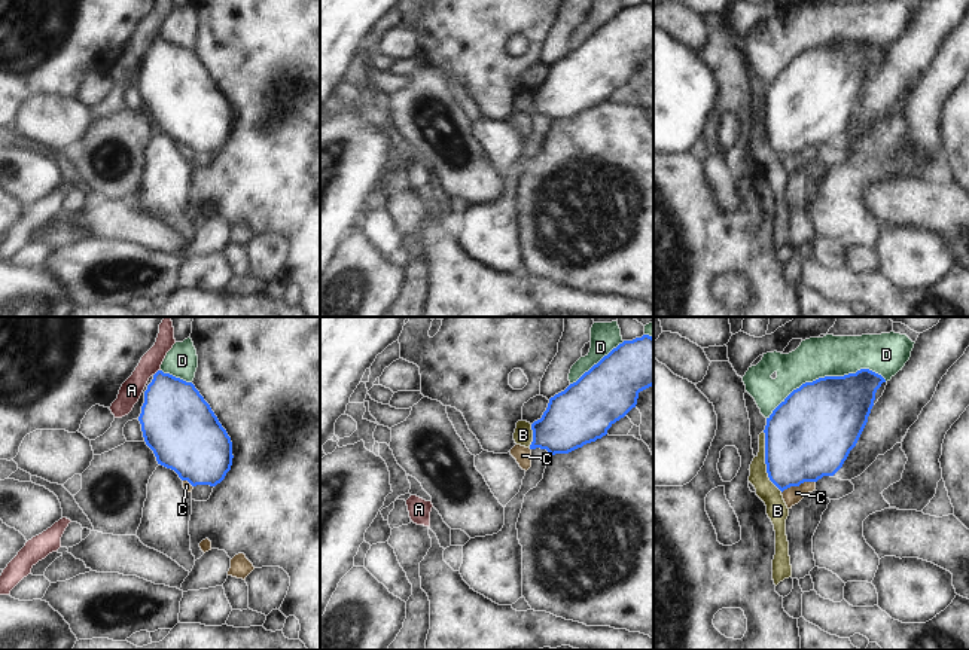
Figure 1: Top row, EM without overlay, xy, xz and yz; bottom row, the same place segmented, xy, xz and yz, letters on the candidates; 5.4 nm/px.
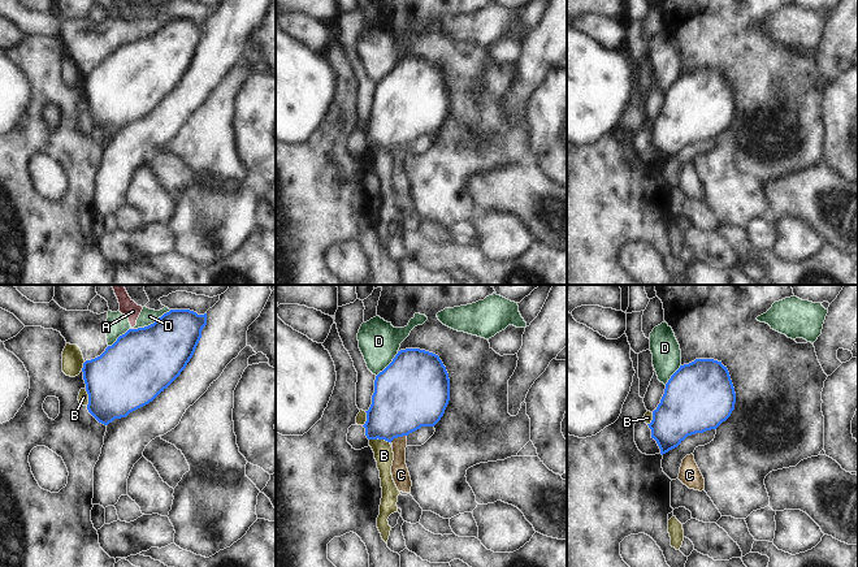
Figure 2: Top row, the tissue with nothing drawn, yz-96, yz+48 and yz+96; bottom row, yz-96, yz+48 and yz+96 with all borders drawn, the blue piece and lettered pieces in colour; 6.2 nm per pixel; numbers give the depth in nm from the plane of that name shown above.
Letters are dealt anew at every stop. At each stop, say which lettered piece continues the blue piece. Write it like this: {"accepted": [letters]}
{"accepted": []}

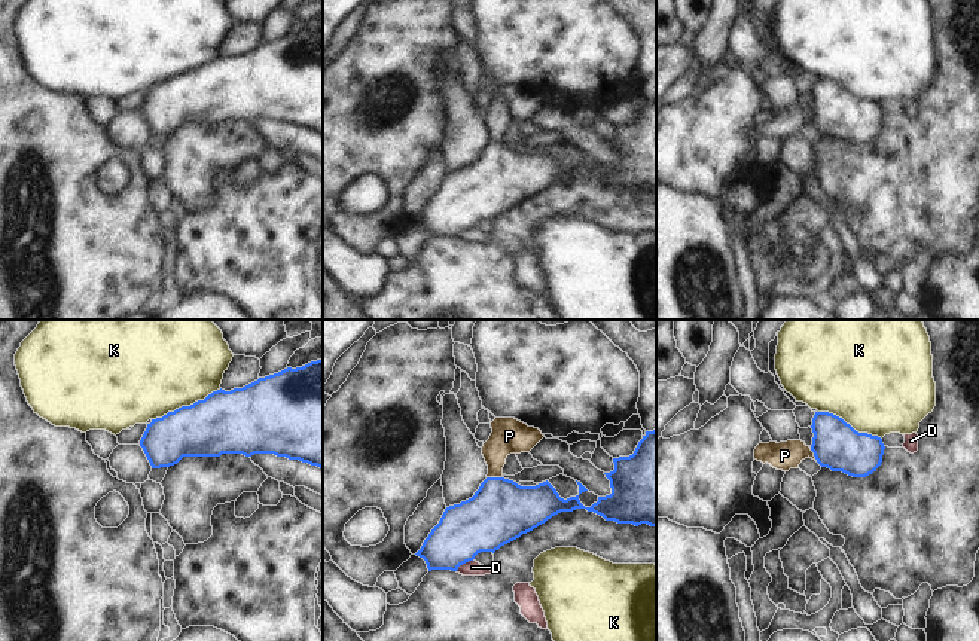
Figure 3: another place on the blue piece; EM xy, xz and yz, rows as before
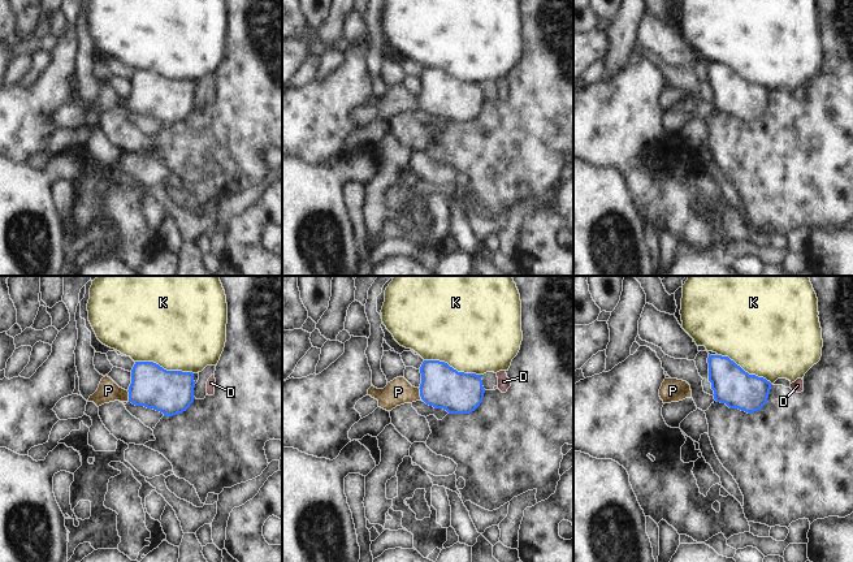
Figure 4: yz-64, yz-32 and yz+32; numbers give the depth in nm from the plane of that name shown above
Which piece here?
{"accepted": ["P"]}

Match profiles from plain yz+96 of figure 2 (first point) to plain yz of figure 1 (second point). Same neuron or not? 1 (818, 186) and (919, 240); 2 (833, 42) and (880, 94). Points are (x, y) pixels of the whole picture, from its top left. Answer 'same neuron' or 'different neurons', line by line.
1: different neurons
2: different neurons

